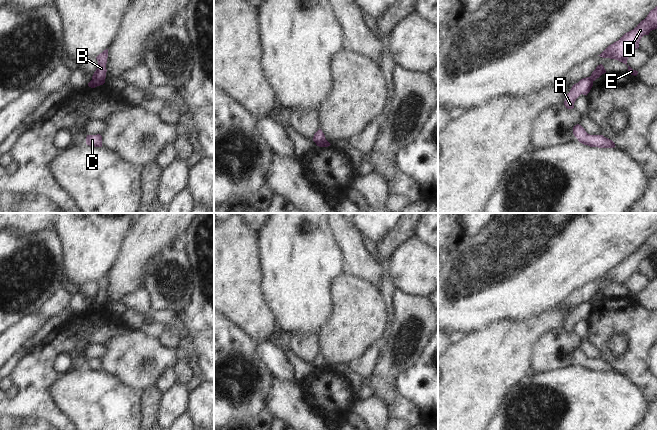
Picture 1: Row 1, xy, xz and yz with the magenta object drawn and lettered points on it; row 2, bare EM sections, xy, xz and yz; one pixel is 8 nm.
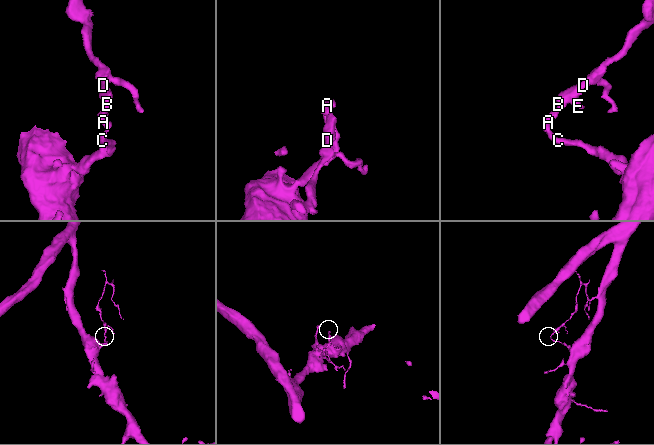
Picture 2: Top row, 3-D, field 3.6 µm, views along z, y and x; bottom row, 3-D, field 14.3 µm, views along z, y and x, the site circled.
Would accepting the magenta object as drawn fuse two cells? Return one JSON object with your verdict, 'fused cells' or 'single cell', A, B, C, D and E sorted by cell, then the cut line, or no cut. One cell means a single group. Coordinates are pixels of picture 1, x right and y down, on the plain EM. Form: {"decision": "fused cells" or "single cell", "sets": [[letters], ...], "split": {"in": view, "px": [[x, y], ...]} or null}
{"decision": "fused cells", "sets": [["A", "C"], ["B", "D", "E"]], "split": {"in": "xy", "px": [[92, 303], [103, 307]]}}

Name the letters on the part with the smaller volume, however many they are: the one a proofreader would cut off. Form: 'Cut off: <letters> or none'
Cut off: B, D, E

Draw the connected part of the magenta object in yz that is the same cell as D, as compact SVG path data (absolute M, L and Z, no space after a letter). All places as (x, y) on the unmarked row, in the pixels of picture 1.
M657 230L633 254L625 257L598 280L615 283L627 289L630 277L639 272L641 262L655 253L657 253Z

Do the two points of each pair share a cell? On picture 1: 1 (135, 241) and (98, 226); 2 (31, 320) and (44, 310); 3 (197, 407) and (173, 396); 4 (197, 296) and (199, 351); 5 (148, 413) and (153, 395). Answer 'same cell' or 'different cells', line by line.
1: different cells
2: different cells
3: different cells
4: same cell
5: same cell

